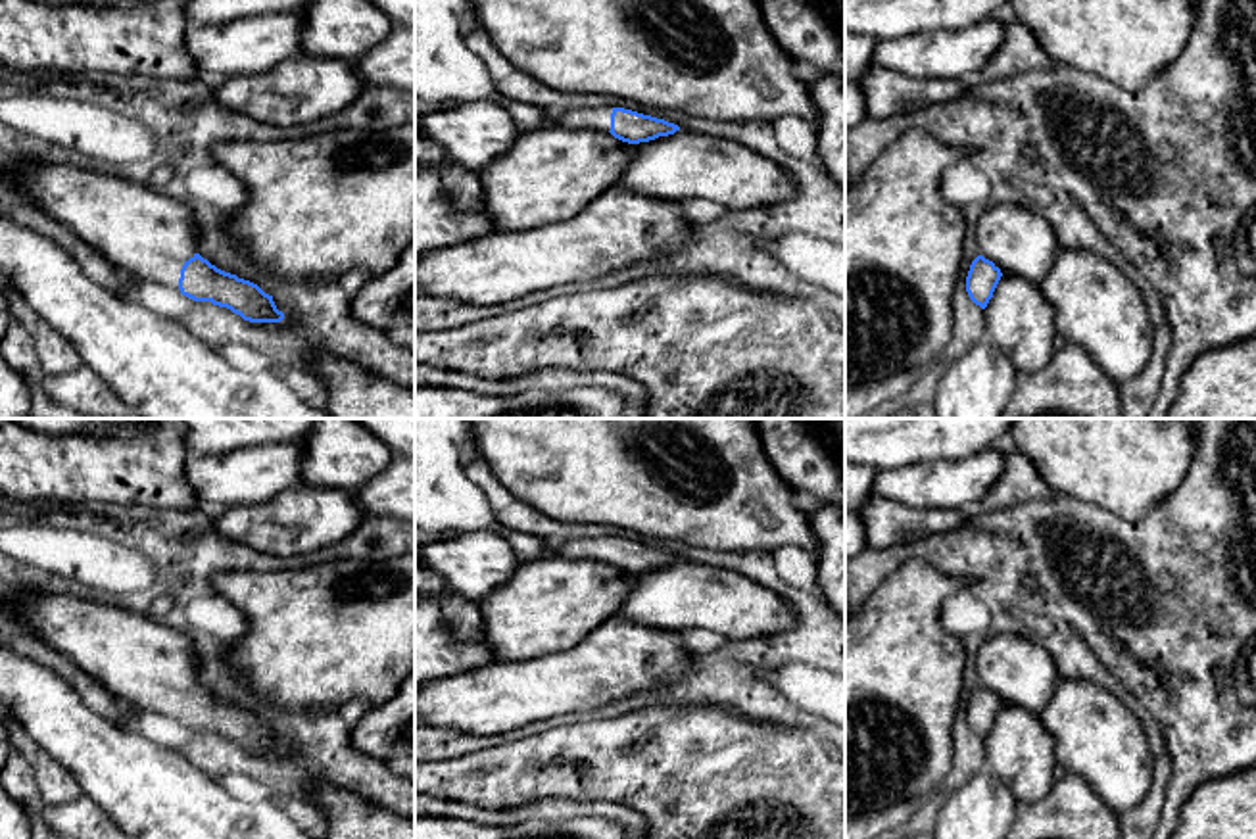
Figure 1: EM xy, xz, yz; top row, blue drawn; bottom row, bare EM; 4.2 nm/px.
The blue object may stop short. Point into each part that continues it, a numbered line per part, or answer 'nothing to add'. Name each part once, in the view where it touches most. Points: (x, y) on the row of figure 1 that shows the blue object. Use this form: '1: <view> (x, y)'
1: xz (686, 164)

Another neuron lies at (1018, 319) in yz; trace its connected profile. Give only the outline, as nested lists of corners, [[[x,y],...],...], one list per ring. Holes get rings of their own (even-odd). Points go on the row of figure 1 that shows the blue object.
[[[1002,275],[983,309],[985,336],[1006,355],[1016,372],[1043,369],[1056,349],[1054,311],[1039,284]]]

